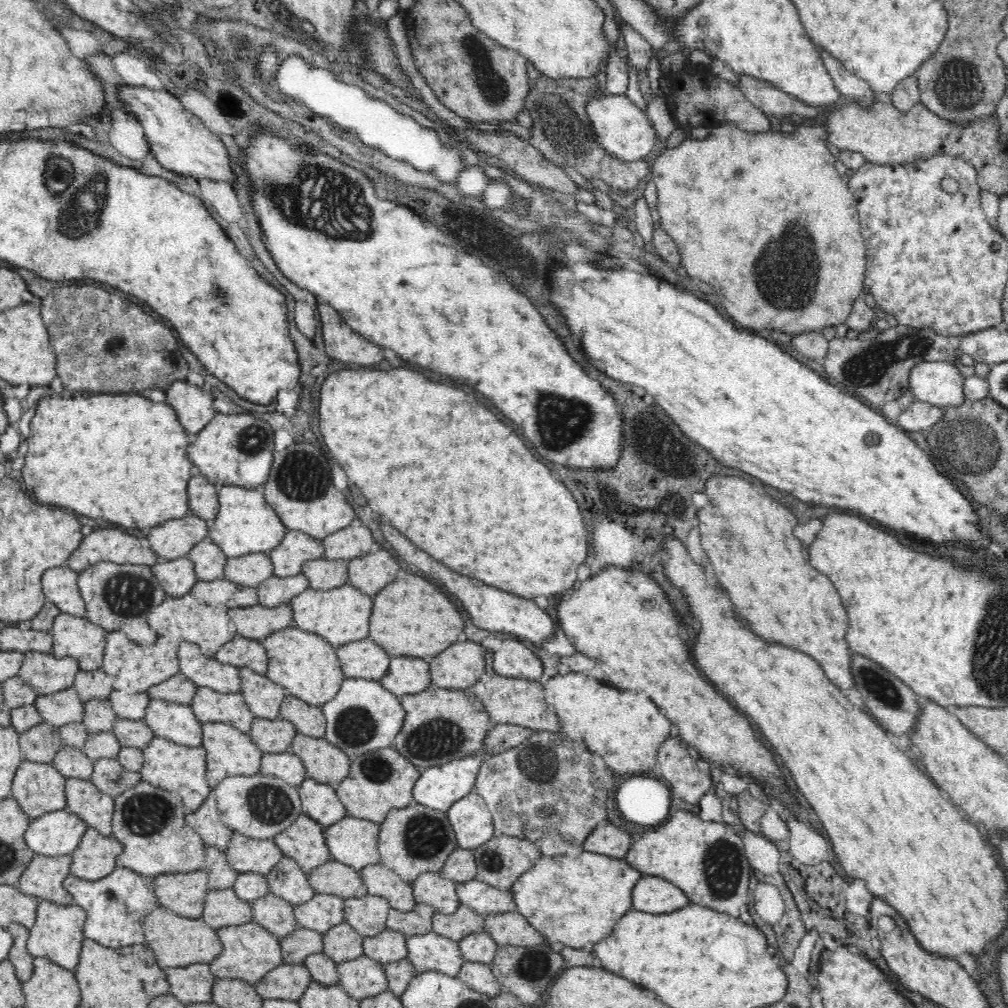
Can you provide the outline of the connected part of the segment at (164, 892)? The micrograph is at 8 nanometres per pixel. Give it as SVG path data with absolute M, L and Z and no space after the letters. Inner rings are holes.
M206 870L188 873L166 873L152 878L158 904L184 918L201 918L210 891Z

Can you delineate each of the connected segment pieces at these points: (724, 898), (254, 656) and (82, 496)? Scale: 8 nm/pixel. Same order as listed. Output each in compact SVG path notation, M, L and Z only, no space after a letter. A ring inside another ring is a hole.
M680 810L654 832L646 832L640 840L632 839L625 860L642 875L670 880L676 886L682 884L678 888L684 890L692 903L740 916L742 906L749 901L748 881L754 869L746 858L742 838L732 828L726 823L704 822L698 816Z
M237 635L234 640L219 647L216 659L222 664L248 667L258 674L266 675L266 649L262 648L259 641Z
M51 392L46 393L46 398L42 398L40 402L38 402L38 410L36 410L36 416L32 418L32 430L36 430L34 434L32 434L32 438L34 440L26 440L28 442L28 456L26 456L26 464L24 464L24 468L22 468L22 476L24 476L24 484L26 484L26 488L40 500L40 502L44 502L44 504L56 504L56 506L64 506L64 508L68 508L68 510L74 510L76 514L82 514L82 516L90 516L90 518L96 518L99 521L105 521L105 523L112 523L117 524L120 527L130 528L130 529L154 529L156 526L163 524L164 522L175 520L175 519L182 519L190 514L190 505L188 503L188 482L190 478L194 475L194 467L190 459L187 458L186 448L190 444L188 442L188 433L186 429L182 427L182 423L178 421L178 417L175 416L174 409L171 408L170 403L168 402L153 402L148 397L142 397L139 395L130 395L130 393L122 393L122 392L104 392L96 394L96 396L90 396L90 398L76 398L76 400L64 400L64 398L50 398L48 394L52 394Z

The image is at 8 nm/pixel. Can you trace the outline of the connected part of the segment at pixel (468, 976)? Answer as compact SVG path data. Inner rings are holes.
M466 961L458 970L458 978L472 990L487 994L492 998L498 997L504 990L504 986L498 982L488 964Z

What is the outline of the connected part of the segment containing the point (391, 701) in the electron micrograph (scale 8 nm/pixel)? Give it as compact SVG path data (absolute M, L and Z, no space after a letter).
M345 677L338 694L319 708L326 717L324 738L331 745L342 749L351 759L359 754L392 747L406 716L399 697L386 690L379 680L368 678Z

